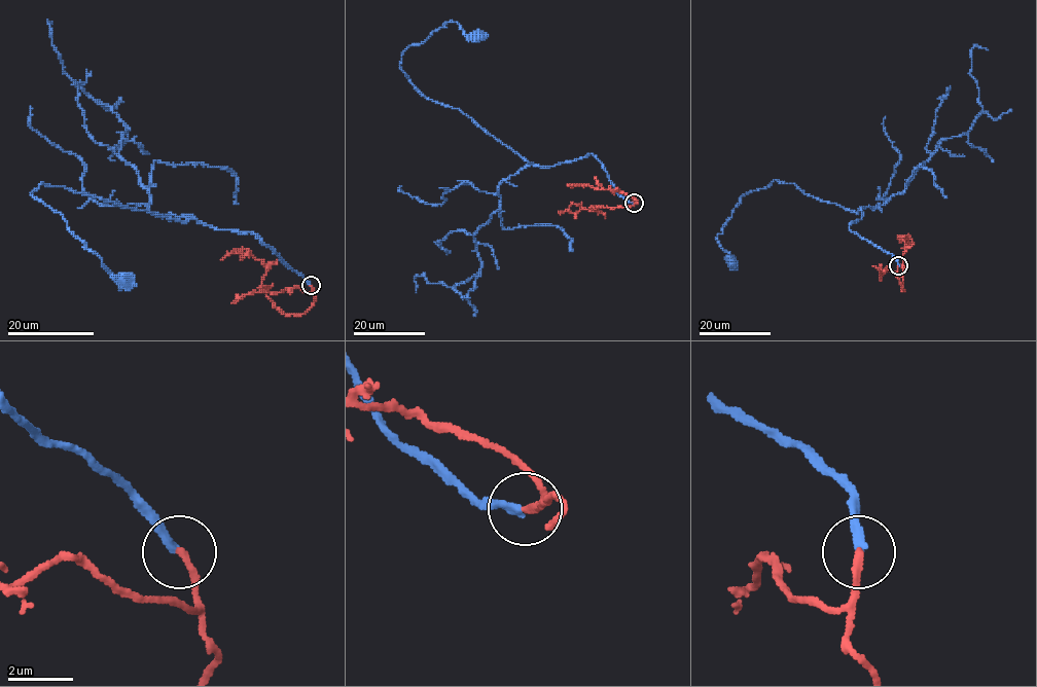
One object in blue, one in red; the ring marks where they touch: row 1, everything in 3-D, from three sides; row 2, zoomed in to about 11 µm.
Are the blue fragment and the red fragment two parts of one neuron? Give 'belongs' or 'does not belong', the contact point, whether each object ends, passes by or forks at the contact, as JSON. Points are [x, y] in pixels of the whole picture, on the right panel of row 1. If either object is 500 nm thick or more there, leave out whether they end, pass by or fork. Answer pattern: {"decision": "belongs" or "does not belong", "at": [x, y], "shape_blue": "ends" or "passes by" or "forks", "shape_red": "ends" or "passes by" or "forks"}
{"decision": "does not belong", "at": [898, 265], "shape_blue": "ends", "shape_red": "ends"}

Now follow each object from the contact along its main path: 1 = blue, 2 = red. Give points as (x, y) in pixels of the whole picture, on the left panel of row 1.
1: (310, 285), (249, 232), (41, 182), (32, 195), (126, 281)
2: (311, 285), (313, 303), (302, 315), (284, 315), (262, 284), (266, 267), (261, 260), (244, 249), (221, 260)

